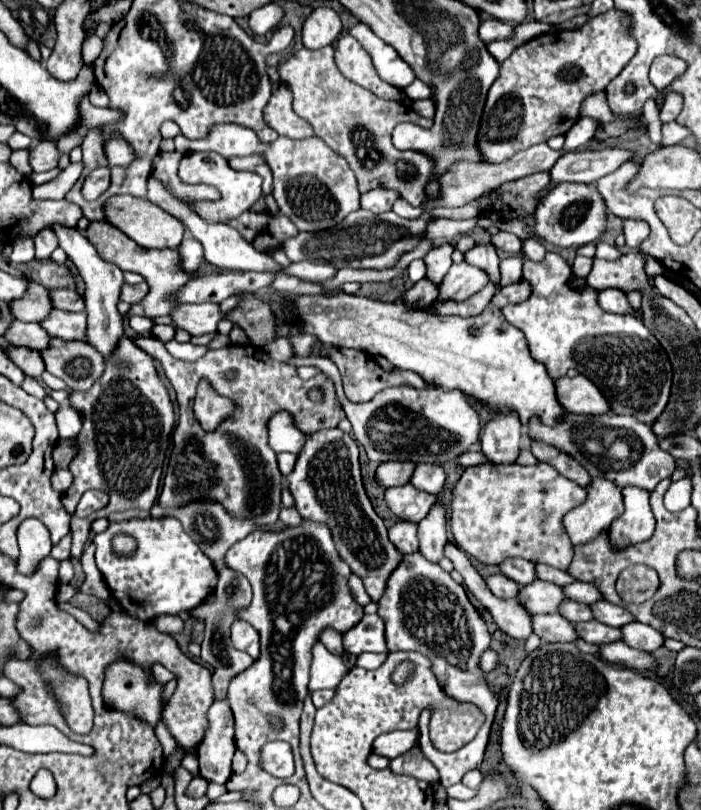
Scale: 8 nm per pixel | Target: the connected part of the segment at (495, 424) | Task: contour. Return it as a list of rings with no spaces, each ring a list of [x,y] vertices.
[[[494,412],[494,418],[484,426],[480,446],[494,464],[514,464],[520,452],[522,422],[514,412]]]

